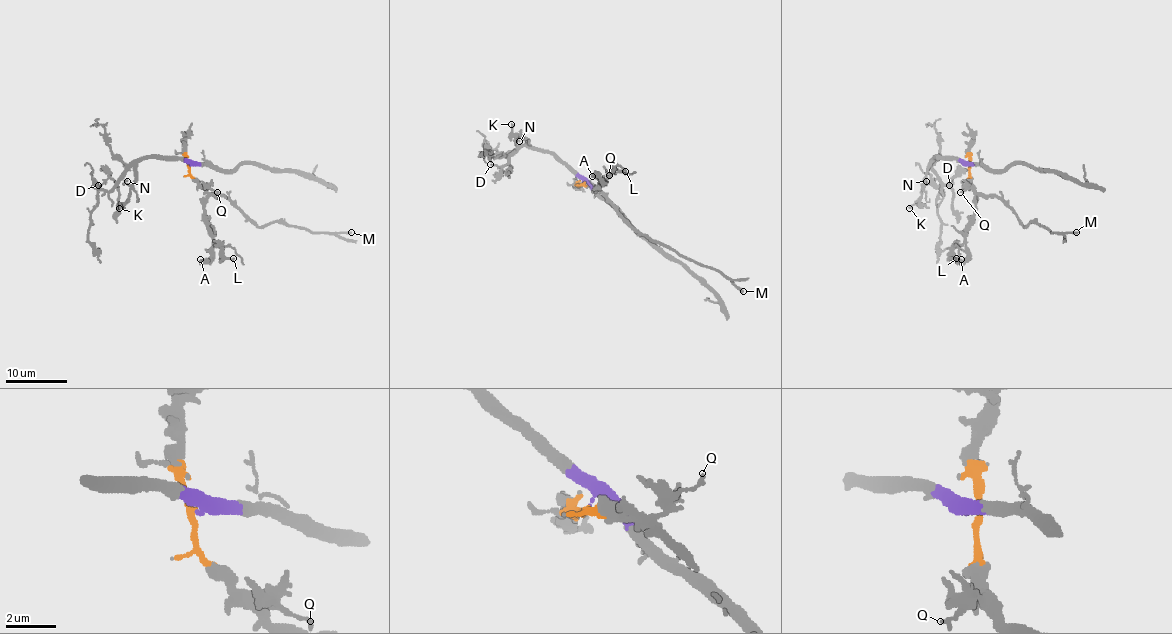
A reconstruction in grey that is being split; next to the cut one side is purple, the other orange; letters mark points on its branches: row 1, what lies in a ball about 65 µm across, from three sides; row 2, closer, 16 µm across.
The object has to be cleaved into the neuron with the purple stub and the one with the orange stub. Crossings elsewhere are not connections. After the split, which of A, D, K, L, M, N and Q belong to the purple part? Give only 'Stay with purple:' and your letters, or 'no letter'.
Stay with purple: D, K, N

